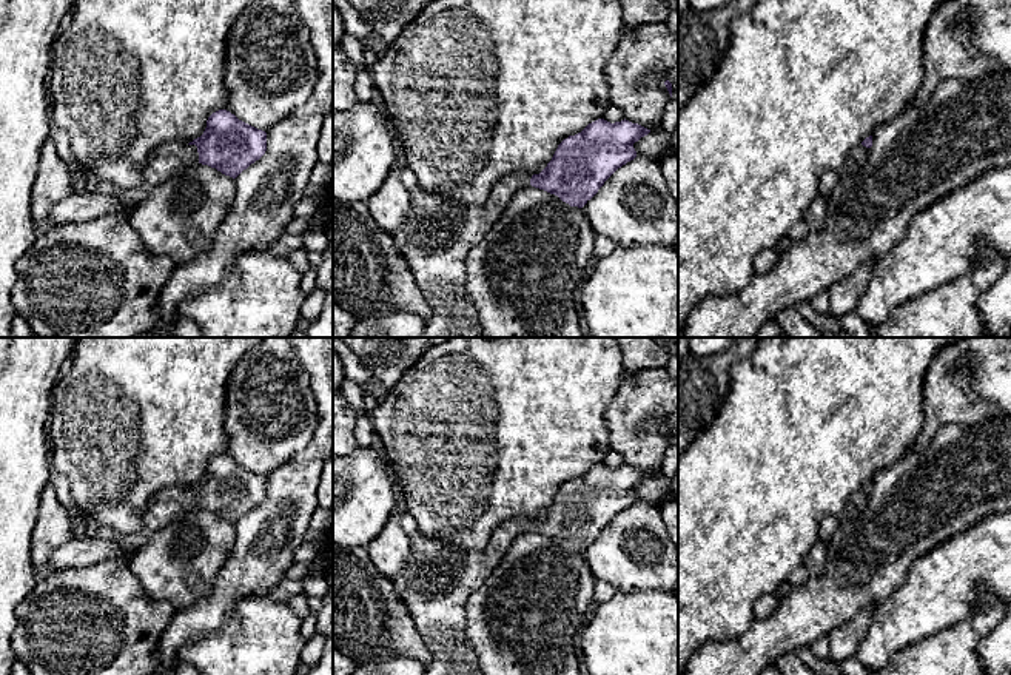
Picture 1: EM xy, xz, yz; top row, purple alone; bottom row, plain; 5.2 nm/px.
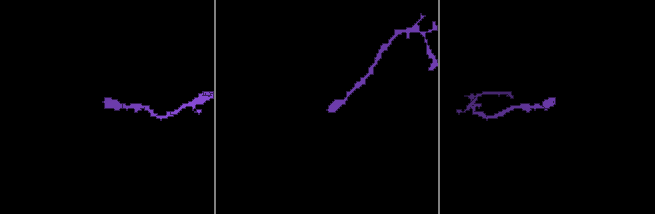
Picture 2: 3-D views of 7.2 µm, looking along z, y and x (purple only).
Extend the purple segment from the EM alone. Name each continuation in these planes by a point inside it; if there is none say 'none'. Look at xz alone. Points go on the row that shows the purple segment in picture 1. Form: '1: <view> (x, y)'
1: xz (438, 233)

